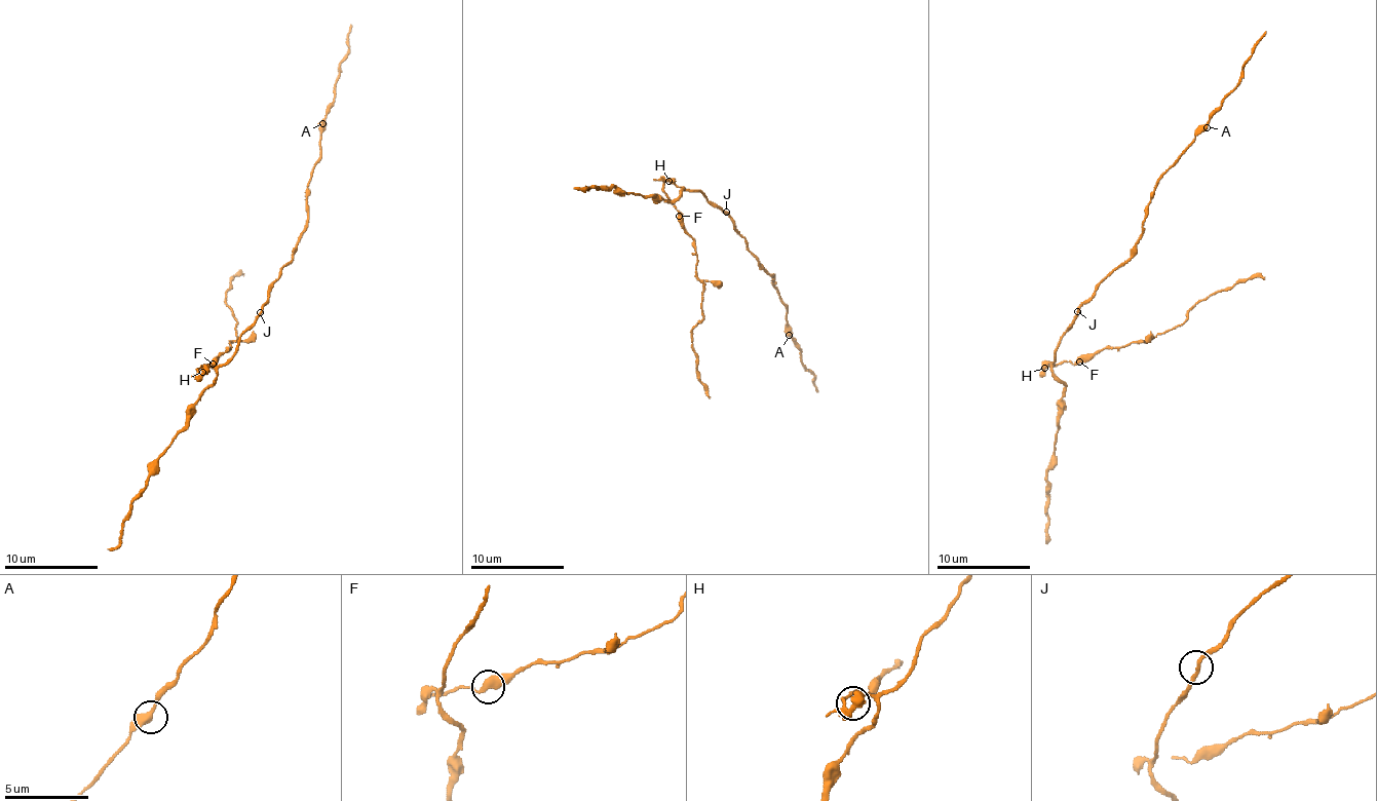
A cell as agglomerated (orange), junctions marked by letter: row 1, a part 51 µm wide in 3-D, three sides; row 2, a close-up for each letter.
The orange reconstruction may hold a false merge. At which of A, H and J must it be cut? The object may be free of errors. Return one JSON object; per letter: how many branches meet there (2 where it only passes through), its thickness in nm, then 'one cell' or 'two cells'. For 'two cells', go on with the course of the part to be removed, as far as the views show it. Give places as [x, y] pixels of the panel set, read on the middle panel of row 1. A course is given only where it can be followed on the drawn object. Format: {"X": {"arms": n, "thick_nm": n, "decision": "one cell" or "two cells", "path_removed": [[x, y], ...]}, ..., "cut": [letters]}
{"A": {"arms": 2, "thick_nm": 400, "decision": "one cell"}, "H": {"arms": 3, "thick_nm": 360, "decision": "two cells", "path_removed": [[670, 181], [664, 194], [693, 238], [695, 276], [702, 290], [702, 319], [693, 329], [693, 347], [710, 398]]}, "J": {"arms": 2, "thick_nm": 190, "decision": "one cell"}, "cut": ["H"]}

